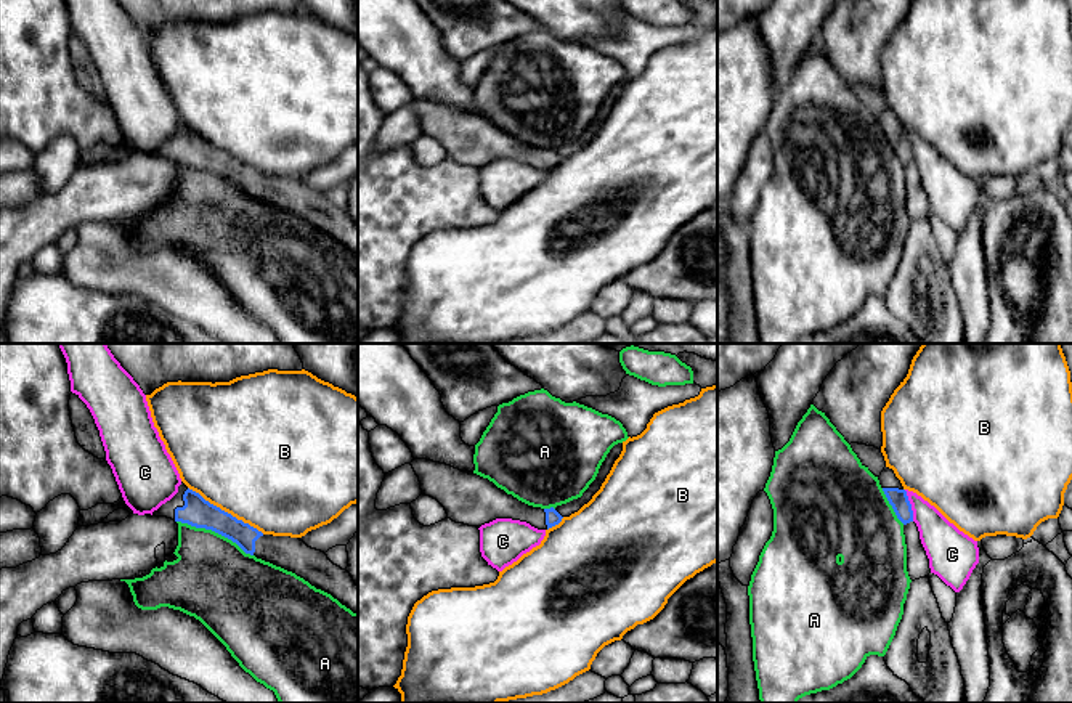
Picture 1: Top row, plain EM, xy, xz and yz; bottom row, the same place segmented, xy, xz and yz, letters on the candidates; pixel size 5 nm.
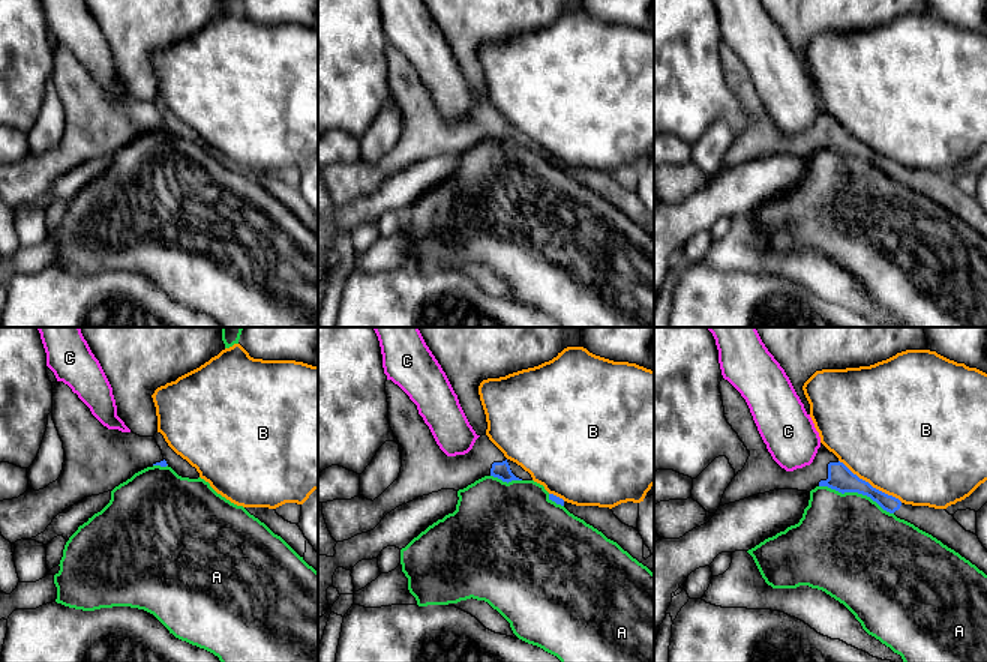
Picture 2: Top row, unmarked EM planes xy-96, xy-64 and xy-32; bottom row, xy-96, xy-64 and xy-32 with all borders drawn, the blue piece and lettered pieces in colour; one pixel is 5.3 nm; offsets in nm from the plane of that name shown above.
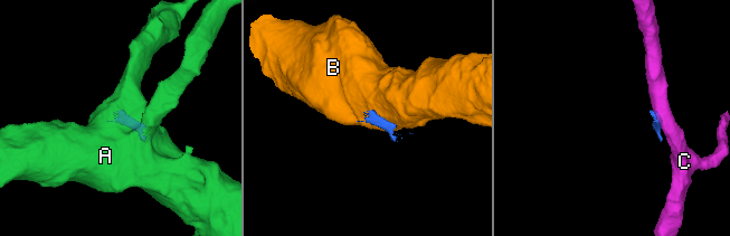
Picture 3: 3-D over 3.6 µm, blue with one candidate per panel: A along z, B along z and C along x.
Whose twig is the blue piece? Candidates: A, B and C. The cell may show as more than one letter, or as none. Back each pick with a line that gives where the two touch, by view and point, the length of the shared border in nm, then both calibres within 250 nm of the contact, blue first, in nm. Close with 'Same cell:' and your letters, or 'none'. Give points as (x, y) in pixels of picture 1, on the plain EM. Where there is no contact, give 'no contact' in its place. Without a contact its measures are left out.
Same cell: none

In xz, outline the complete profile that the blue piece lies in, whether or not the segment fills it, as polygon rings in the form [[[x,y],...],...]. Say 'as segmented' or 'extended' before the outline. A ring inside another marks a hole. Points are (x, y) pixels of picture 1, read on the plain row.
extended | [[[414,100],[411,106],[422,135],[437,140],[456,164],[480,169],[496,159],[512,159],[549,170],[563,159],[554,148],[528,146],[473,112],[427,100]]]

